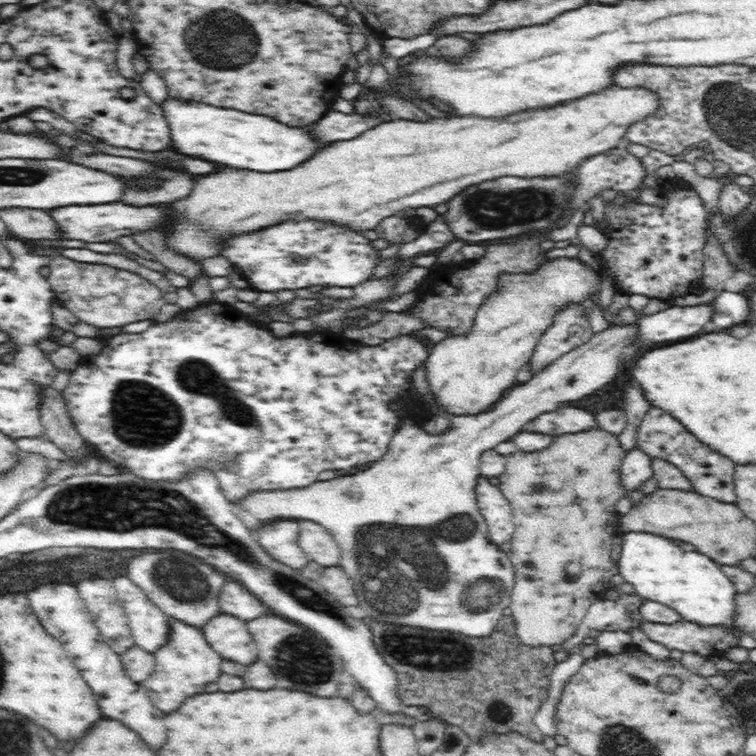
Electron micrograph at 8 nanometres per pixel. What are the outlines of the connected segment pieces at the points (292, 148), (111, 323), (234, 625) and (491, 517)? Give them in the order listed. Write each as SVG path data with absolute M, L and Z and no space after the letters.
M172 98L162 106L170 125L173 150L210 162L226 164L228 168L254 170L254 172L282 172L292 170L320 150L332 146L322 144L312 133L312 127L292 128L278 119L248 114L234 109L222 109L202 103L178 102Z
M56 256L52 260L48 282L59 304L66 306L78 320L97 329L111 329L133 322L154 320L154 316L167 304L160 288L138 274L102 264L82 264L62 256Z
M214 616L202 633L210 648L223 660L250 666L260 659L260 652L253 636L247 630L247 623L233 616Z
M480 476L476 498L480 514L486 518L488 540L498 546L511 540L514 532L512 509L500 489Z

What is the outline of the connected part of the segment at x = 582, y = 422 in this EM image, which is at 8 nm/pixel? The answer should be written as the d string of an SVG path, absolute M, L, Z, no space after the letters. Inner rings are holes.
M565 405L554 412L539 414L536 420L530 421L530 424L527 423L523 430L550 434L550 436L576 434L596 427L593 416L594 414L584 412L582 408Z

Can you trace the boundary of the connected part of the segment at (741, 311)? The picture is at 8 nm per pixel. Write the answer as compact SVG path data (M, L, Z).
M720 292L712 302L712 318L710 324L716 328L732 328L748 320L751 305L748 296L737 292Z

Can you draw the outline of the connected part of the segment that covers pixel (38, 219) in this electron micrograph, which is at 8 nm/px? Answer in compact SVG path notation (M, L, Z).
M14 210L14 214L2 214L10 232L32 240L64 240L64 232L56 226L54 218L40 210Z

